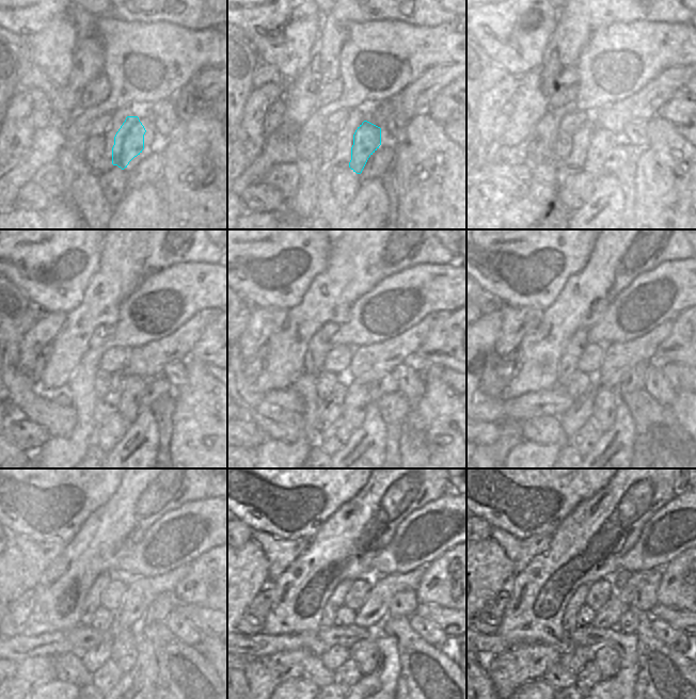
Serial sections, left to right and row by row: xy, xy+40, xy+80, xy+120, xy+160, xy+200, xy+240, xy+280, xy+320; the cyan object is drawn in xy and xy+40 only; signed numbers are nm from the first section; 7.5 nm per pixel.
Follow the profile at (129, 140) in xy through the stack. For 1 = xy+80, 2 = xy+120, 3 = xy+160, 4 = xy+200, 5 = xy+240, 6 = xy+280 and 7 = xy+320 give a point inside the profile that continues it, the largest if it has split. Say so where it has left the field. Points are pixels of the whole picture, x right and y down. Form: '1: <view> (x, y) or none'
1: xy+80 (603, 141)
2: xy+120 (117, 402)
3: xy+160 (361, 393)
4: xy+200 (606, 399)
5: xy+240 (124, 651)
6: xy+280 (365, 653)
7: xy+320 (606, 658)

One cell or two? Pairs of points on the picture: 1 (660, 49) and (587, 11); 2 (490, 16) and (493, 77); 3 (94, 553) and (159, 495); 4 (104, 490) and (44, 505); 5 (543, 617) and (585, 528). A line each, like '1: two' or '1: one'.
1: two
2: two
3: one
4: one
5: one

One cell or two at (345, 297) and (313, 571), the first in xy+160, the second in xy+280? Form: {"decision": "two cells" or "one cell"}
{"decision": "one cell"}

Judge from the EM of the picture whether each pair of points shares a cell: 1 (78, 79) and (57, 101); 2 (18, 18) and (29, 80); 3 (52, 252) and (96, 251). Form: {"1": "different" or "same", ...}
{"1": "different", "2": "different", "3": "different"}

